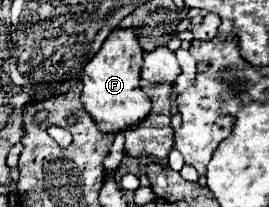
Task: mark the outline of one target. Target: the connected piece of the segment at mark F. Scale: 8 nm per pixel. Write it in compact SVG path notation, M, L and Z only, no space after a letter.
M114 30L112 36L104 42L100 52L86 64L82 76L82 104L84 110L98 124L102 134L118 134L132 126L138 126L152 110L150 98L140 88L140 68L142 68L142 48L138 46L138 38L128 30Z

